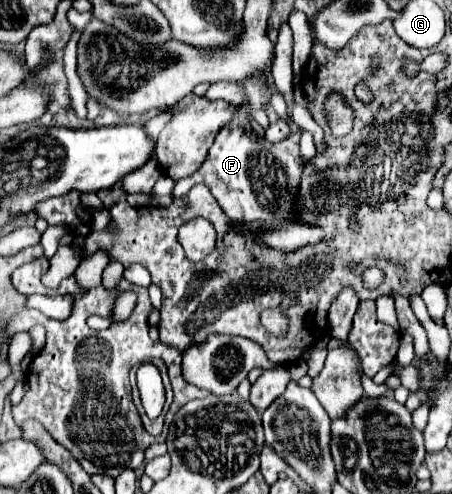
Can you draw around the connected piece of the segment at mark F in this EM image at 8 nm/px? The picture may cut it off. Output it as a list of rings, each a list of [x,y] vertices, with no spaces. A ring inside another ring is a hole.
[[[251,79],[243,83],[243,87],[247,101],[239,105],[239,115],[235,115],[235,119],[217,135],[201,169],[187,179],[175,181],[173,197],[183,197],[195,183],[203,183],[211,189],[223,213],[233,223],[251,223],[251,231],[263,233],[261,243],[265,247],[275,247],[285,253],[291,253],[305,245],[315,245],[325,239],[323,229],[301,223],[297,219],[295,209],[301,169],[305,165],[305,159],[299,149],[300,133],[293,133],[289,139],[279,143],[259,139],[249,127],[249,117],[251,111],[269,107],[271,89],[265,89],[265,79]]]

